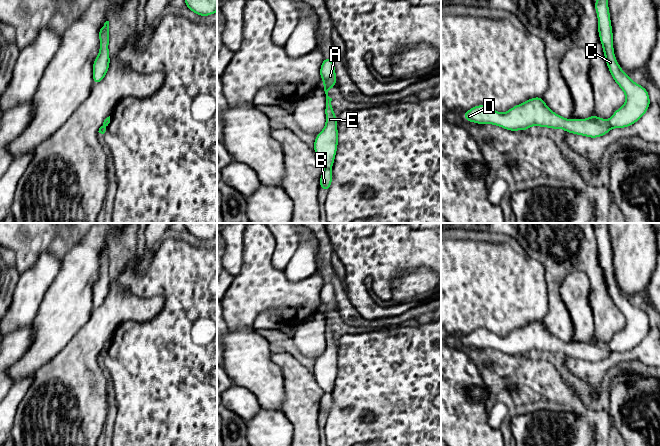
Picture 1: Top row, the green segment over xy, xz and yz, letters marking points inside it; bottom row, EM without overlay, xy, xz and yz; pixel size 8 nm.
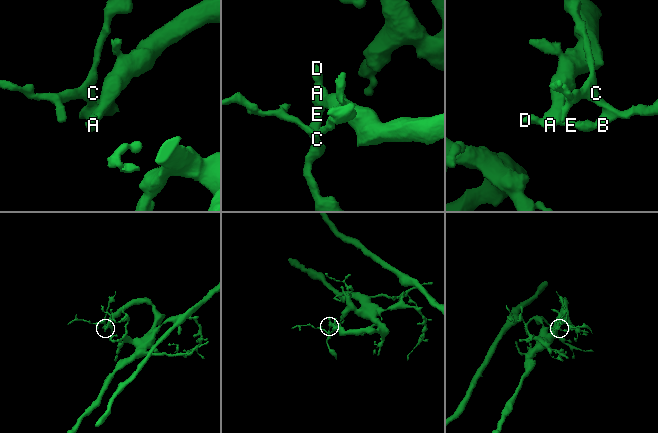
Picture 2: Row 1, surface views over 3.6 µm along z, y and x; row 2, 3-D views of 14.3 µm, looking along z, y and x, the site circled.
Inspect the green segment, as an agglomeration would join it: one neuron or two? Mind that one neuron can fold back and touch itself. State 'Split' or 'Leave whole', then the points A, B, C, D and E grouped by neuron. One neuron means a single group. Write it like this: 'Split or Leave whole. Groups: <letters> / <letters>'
Split. Groups: A D E / B C

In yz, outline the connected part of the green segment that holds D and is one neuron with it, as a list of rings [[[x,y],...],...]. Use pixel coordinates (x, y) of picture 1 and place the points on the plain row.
[[[542,321],[531,322],[524,327],[512,331],[505,337],[499,337],[495,333],[482,328],[471,332],[463,338],[465,344],[468,346],[475,346],[477,348],[494,348],[510,355],[528,354],[531,350],[535,349],[552,353],[561,352],[569,357],[597,362],[606,359],[611,353],[607,344],[597,341],[596,339],[592,339],[587,343],[565,343],[551,335]]]

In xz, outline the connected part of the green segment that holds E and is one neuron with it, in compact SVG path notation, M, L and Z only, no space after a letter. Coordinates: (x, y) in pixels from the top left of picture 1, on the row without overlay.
M323 282L320 301L323 303L326 318L326 349L314 364L314 375L324 392L331 393L338 369L337 340L331 328L332 322L328 320L328 315L336 310L335 290L331 282Z

